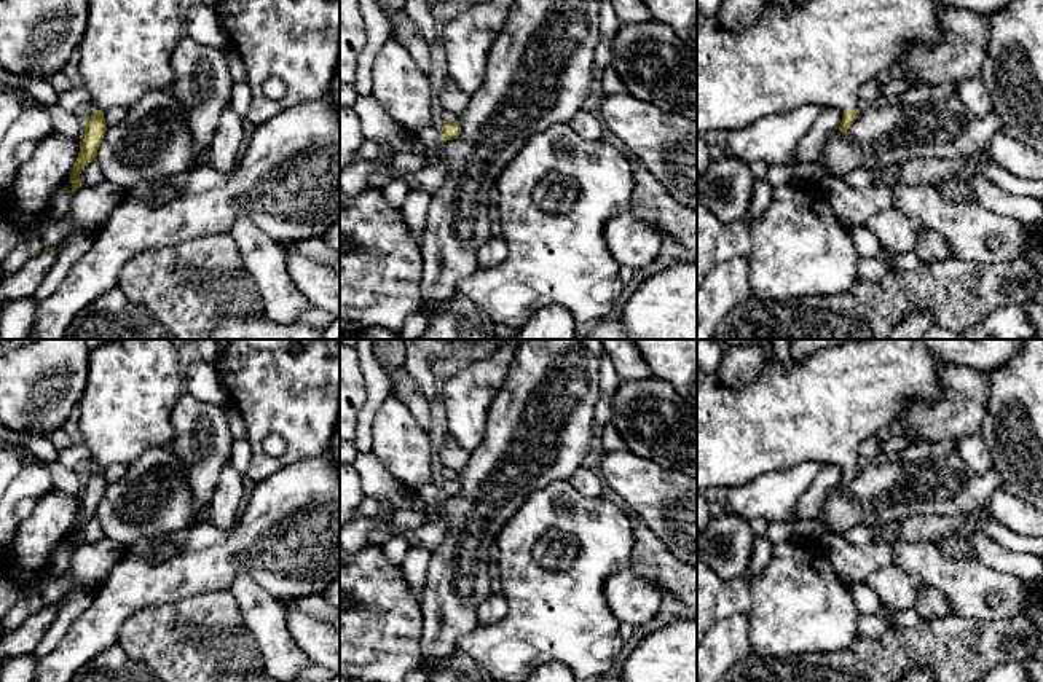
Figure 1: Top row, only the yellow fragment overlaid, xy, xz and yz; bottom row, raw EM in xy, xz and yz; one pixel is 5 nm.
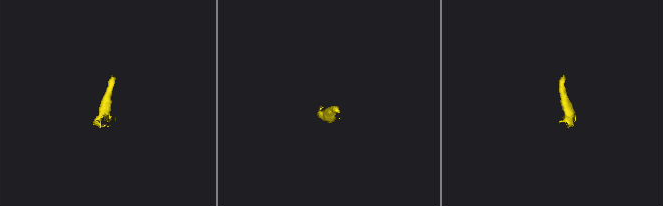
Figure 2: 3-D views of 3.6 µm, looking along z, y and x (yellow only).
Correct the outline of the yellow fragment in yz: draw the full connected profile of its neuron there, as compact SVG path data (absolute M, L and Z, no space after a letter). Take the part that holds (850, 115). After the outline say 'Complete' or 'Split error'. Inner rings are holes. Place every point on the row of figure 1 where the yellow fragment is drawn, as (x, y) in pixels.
M807 0L794 5L791 11L769 3L759 19L742 30L732 32L719 25L716 16L705 16L697 8L697 135L716 131L735 131L756 123L761 118L785 115L802 105L836 107L844 113L839 131L845 134L858 118L858 89L866 81L876 78L880 72L895 70L898 59L914 45L927 49L935 48L941 37L938 8L944 6L939 0Z. Split error

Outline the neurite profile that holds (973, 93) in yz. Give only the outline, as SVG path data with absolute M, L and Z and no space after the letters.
M979 76L958 84L957 96L974 115L982 116L994 110L990 94Z

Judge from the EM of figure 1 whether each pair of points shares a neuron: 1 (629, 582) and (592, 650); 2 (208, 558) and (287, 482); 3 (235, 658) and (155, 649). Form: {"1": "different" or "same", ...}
{"1": "different", "2": "same", "3": "same"}

